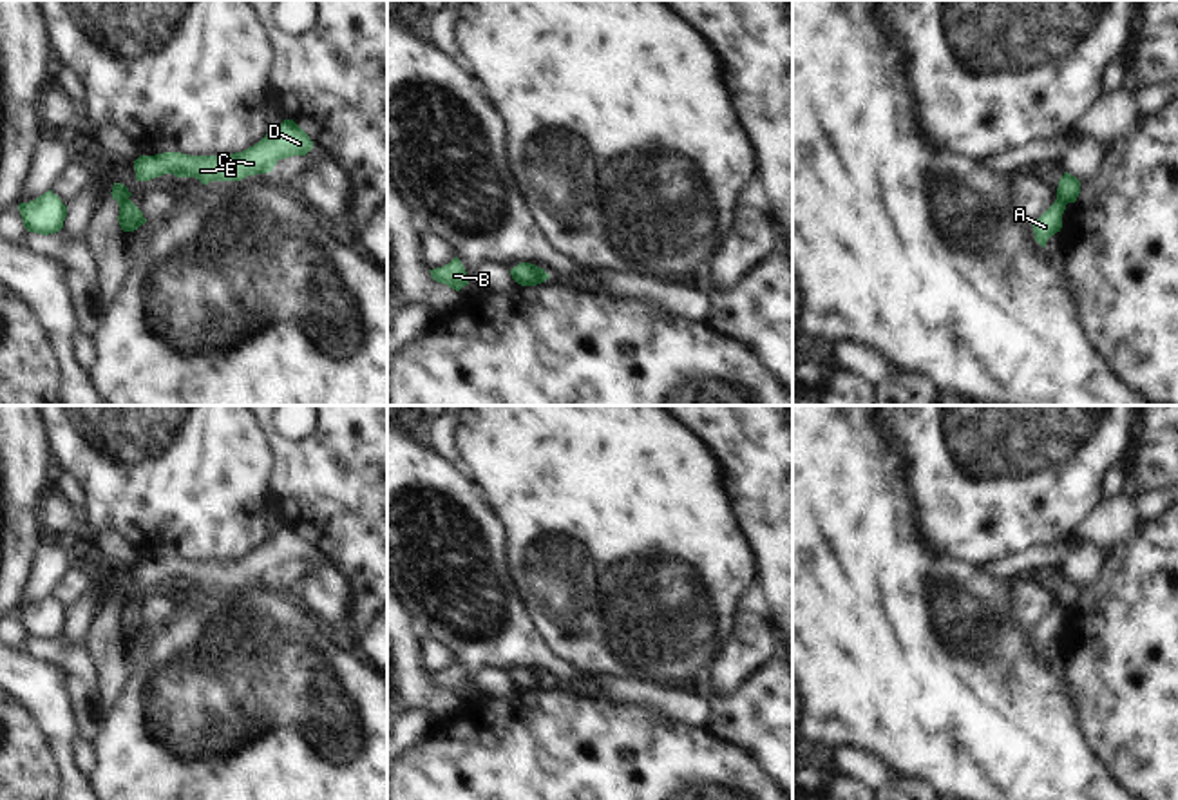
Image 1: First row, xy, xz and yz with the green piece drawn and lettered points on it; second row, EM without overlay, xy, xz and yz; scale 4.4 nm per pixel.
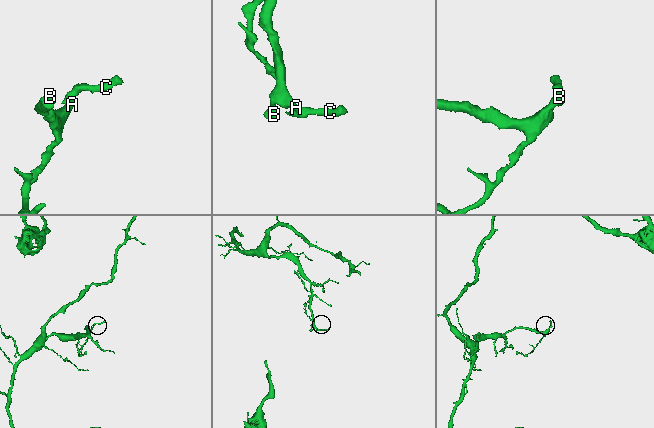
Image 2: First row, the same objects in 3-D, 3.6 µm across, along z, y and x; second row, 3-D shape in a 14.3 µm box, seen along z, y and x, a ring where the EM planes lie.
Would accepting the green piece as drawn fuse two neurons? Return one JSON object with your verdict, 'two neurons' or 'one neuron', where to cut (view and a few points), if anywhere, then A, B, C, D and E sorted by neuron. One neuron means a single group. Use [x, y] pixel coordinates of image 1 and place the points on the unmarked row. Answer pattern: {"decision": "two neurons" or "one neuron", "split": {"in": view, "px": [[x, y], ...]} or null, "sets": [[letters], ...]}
{"decision": "two neurons", "split": {"in": "xy", "px": [[127, 603], [120, 612]]}, "sets": [["A", "B"], ["C", "D", "E"]]}

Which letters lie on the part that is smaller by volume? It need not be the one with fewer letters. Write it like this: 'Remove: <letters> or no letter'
Remove: C, D, E

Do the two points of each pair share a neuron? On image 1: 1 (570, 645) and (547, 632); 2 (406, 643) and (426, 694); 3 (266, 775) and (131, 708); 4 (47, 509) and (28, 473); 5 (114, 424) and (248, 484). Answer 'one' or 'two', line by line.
1: one
2: one
3: one
4: two
5: one

